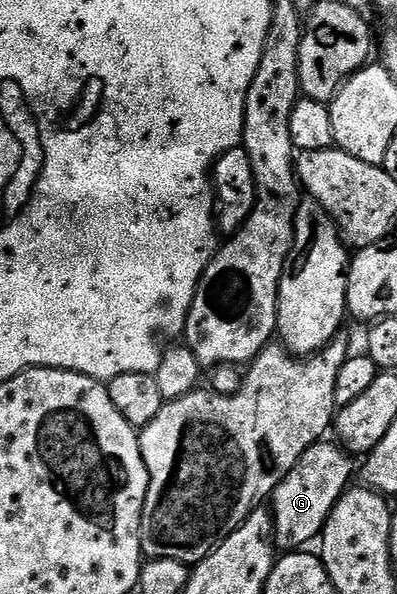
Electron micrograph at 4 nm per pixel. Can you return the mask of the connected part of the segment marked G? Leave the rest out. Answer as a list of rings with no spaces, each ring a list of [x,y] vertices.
[[[319,441],[306,450],[300,457],[300,461],[296,461],[296,465],[288,473],[288,477],[284,477],[284,481],[280,481],[280,485],[275,489],[272,496],[272,514],[274,517],[274,539],[279,548],[285,549],[287,552],[293,553],[299,549],[305,548],[305,543],[310,543],[319,538],[324,529],[324,525],[328,521],[328,517],[332,513],[332,509],[336,505],[338,498],[347,491],[351,486],[352,480],[355,478],[356,467],[353,467],[351,456],[337,442]]]

